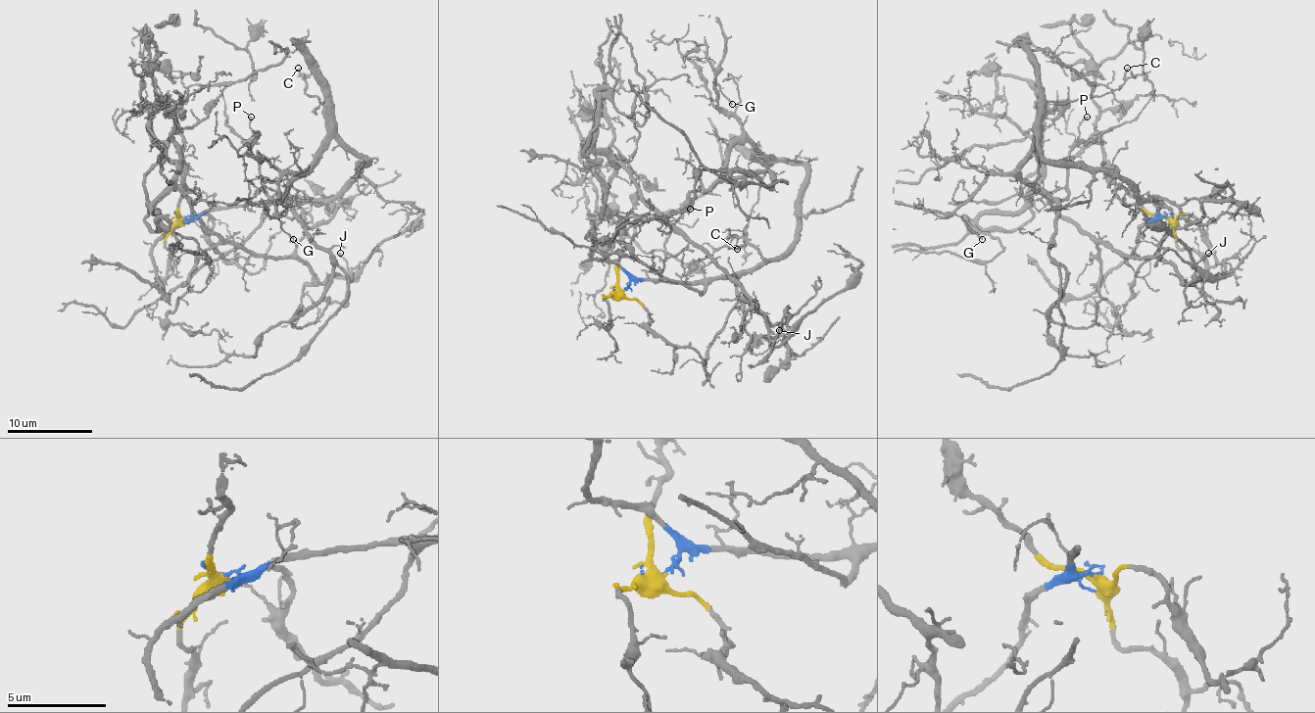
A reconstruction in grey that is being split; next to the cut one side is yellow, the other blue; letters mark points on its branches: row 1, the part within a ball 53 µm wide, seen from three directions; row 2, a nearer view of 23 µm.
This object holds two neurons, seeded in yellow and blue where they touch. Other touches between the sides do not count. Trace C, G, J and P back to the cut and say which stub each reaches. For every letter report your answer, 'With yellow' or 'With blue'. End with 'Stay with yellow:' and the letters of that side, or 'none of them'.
C: With blue
G: With blue
J: With yellow
P: With blue
Stay with yellow: J

